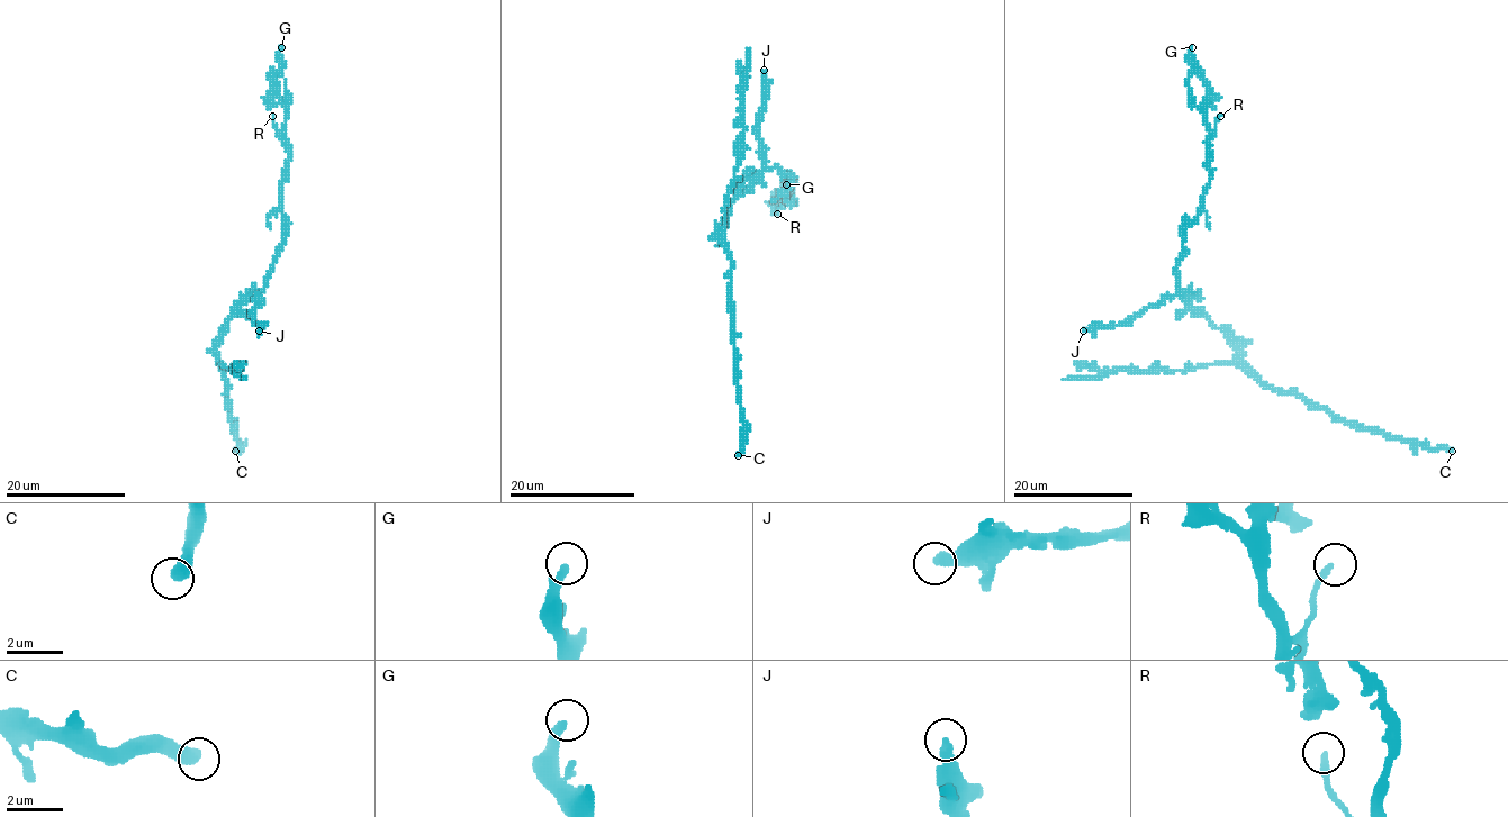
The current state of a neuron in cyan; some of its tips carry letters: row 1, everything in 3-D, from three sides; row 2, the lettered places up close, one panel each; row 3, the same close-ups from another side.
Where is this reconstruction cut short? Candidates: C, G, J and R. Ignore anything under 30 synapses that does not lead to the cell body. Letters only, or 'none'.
none

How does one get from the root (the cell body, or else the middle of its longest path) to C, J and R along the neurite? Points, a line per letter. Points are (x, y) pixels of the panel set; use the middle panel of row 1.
C: (738, 192), (720, 229), (721, 242), (730, 259), (734, 384), (740, 391), (742, 421), (742, 451), (738, 455)
J: (738, 192), (742, 182), (754, 178), (764, 166), (764, 151), (757, 134), (757, 119), (765, 107), (764, 70)
R: (738, 192), (746, 179), (764, 170), (786, 173), (786, 201), (793, 201), (777, 214)

